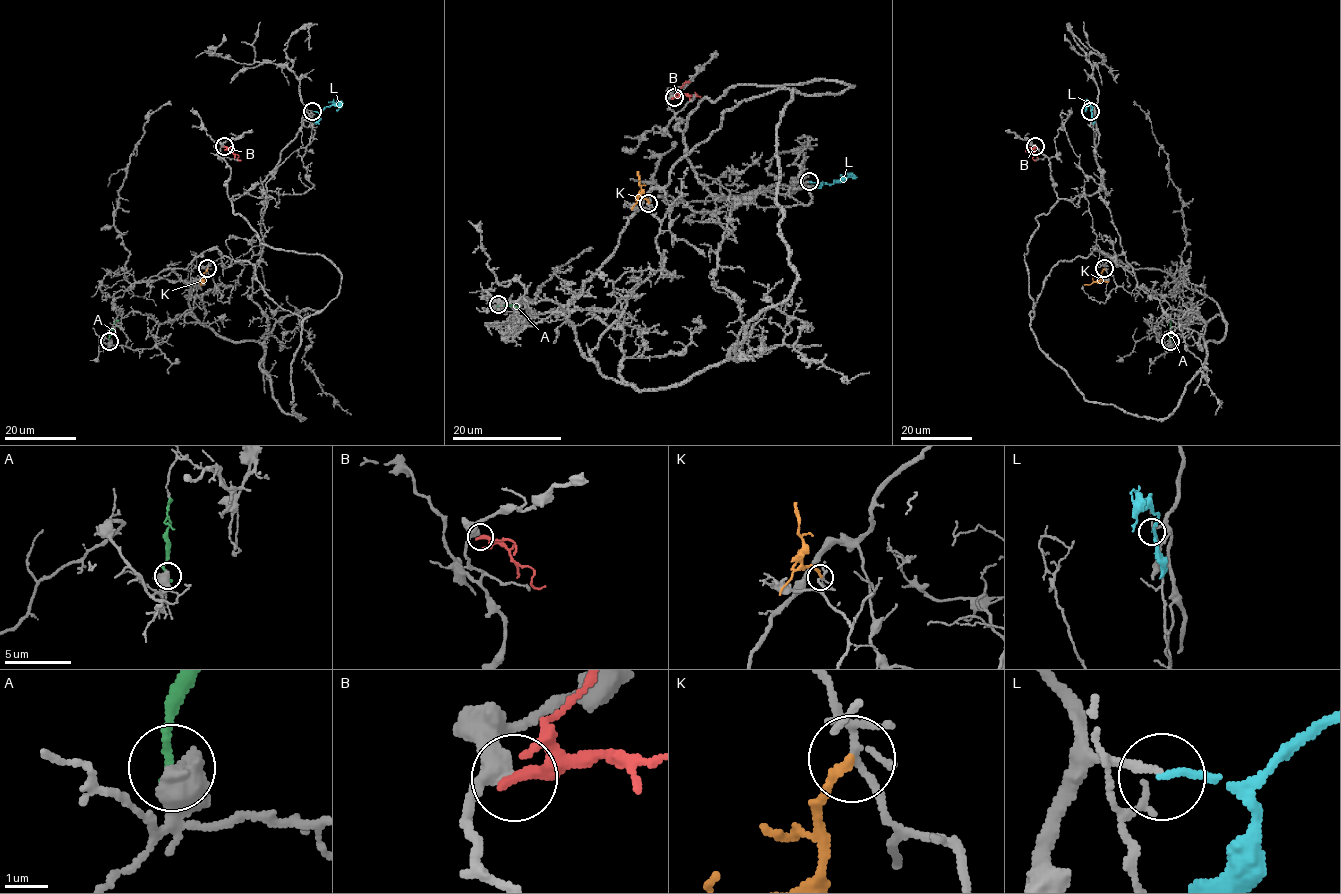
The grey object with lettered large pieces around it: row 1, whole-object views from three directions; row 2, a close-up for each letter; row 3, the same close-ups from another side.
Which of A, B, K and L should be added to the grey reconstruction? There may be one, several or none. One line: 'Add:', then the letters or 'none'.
Add: L

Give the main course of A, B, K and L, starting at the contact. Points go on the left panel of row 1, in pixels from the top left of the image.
A: (110, 340), (112, 328), (122, 328)
B: (224, 146), (241, 160)
K: (207, 269), (200, 285)
L: (312, 111), (320, 112), (333, 105), (339, 107), (336, 110)

